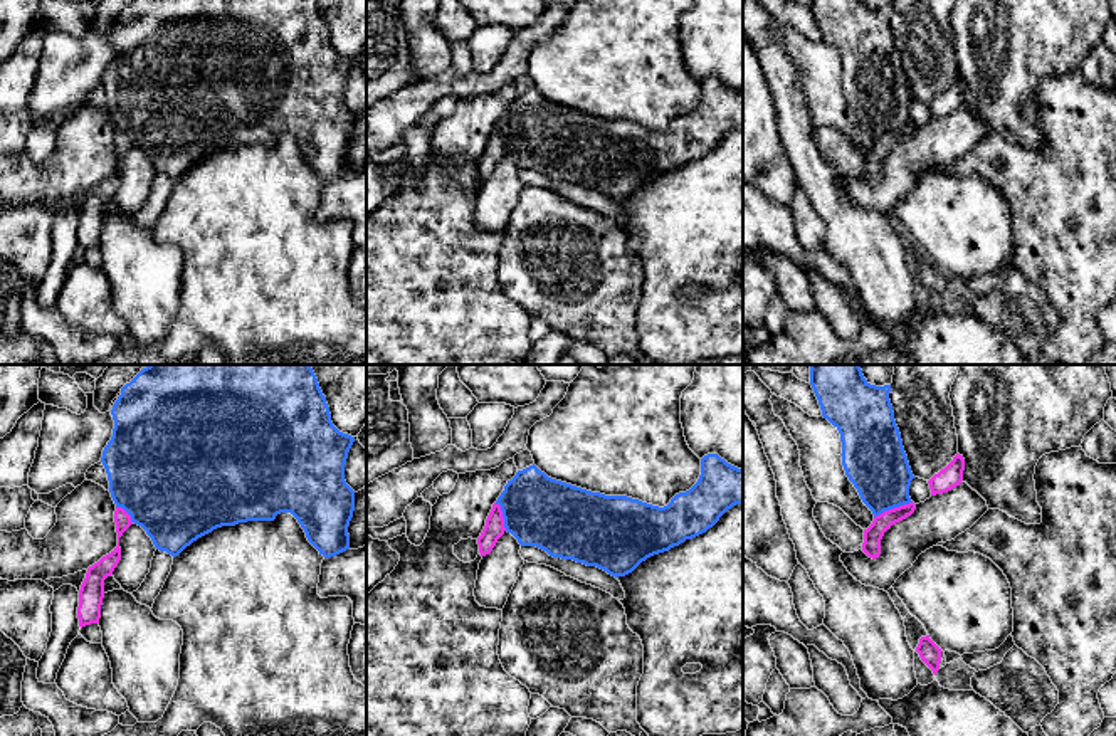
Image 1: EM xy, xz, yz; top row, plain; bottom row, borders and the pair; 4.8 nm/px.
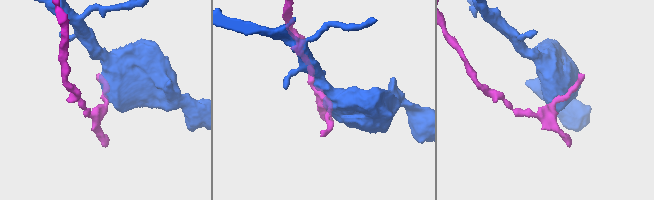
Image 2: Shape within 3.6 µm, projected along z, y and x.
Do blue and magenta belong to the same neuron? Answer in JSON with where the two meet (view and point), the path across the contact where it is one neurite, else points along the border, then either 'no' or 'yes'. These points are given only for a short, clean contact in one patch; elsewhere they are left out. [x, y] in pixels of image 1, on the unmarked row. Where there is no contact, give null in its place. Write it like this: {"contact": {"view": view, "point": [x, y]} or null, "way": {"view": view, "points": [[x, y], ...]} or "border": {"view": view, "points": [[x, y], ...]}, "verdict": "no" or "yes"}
{"contact": {"view": "yz", "point": [893, 131]}, "border": {"view": "yz", "points": [[911, 125], [884, 133], [874, 141]]}, "verdict": "no"}

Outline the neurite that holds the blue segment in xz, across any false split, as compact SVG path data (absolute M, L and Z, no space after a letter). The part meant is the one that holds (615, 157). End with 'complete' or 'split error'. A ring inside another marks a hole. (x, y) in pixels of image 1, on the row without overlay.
M708 77L701 82L698 106L659 131L551 103L533 87L508 104L496 128L501 129L506 155L521 170L536 170L553 181L597 190L619 202L632 197L647 181L706 156L728 133L743 128L743 92L718 77Z | complete

